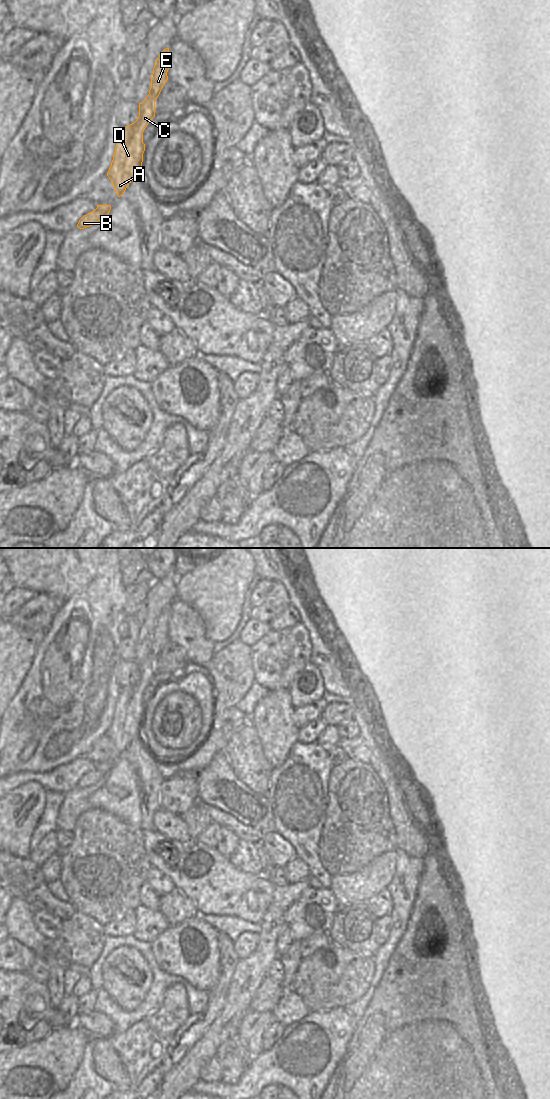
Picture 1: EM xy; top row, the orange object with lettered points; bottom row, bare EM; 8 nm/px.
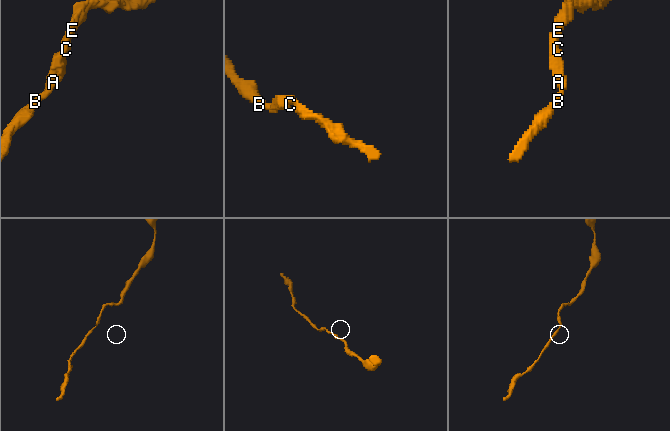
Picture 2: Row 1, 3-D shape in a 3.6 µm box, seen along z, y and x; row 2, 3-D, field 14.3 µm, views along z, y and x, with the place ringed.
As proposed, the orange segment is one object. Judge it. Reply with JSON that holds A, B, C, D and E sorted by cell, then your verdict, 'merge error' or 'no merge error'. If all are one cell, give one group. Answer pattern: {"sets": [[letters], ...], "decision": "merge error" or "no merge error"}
{"sets": [["A", "B", "C", "D", "E"]], "decision": "no merge error"}

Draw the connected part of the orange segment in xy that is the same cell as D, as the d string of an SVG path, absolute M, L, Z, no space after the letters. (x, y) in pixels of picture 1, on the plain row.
M166 608L155 622L151 636L151 648L145 660L139 663L137 680L126 687L121 687L119 692L113 720L107 732L118 757L124 754L127 746L134 739L140 739L145 711L143 692L155 677L155 660L168 640L168 630L169 608Z

